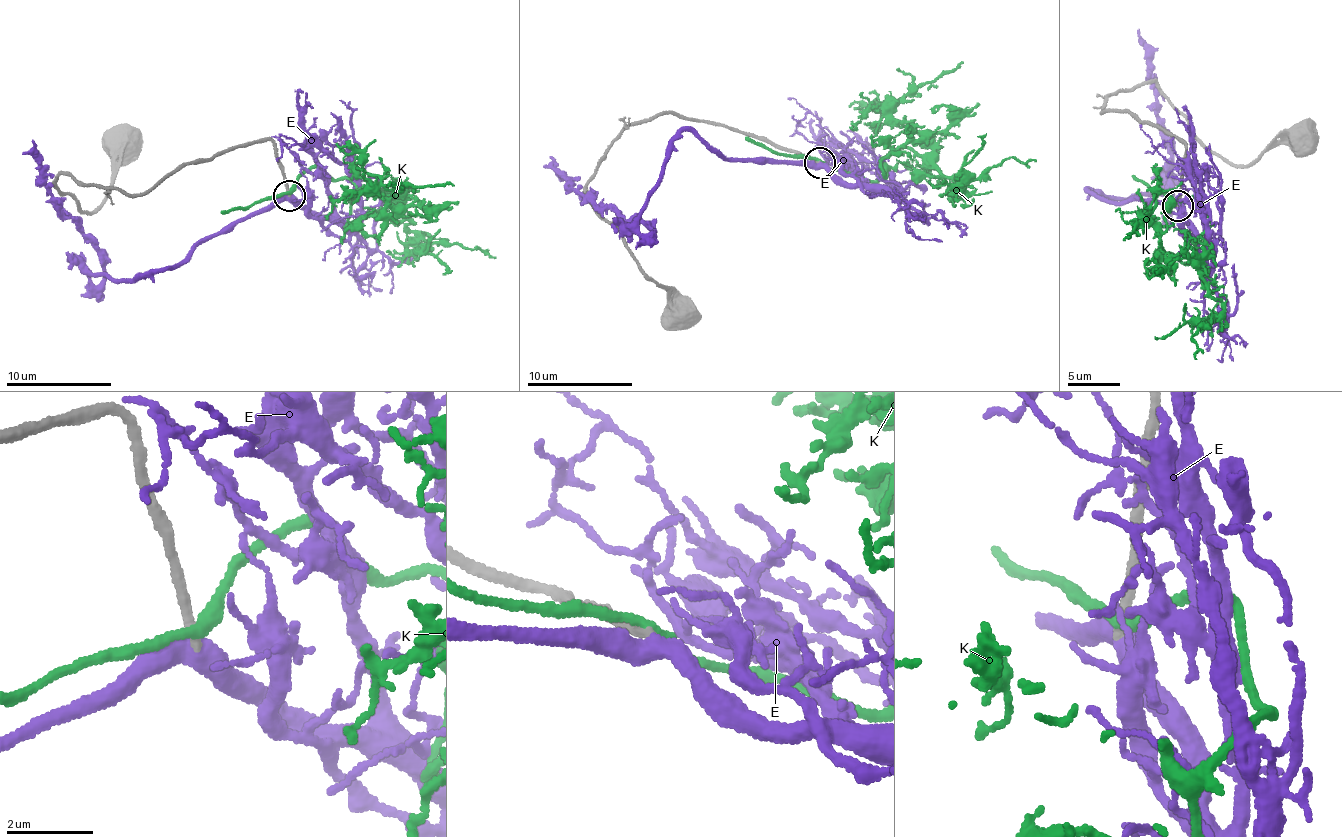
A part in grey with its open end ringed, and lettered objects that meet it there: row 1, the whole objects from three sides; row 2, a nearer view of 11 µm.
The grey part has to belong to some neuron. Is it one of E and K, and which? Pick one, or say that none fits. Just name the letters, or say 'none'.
E

